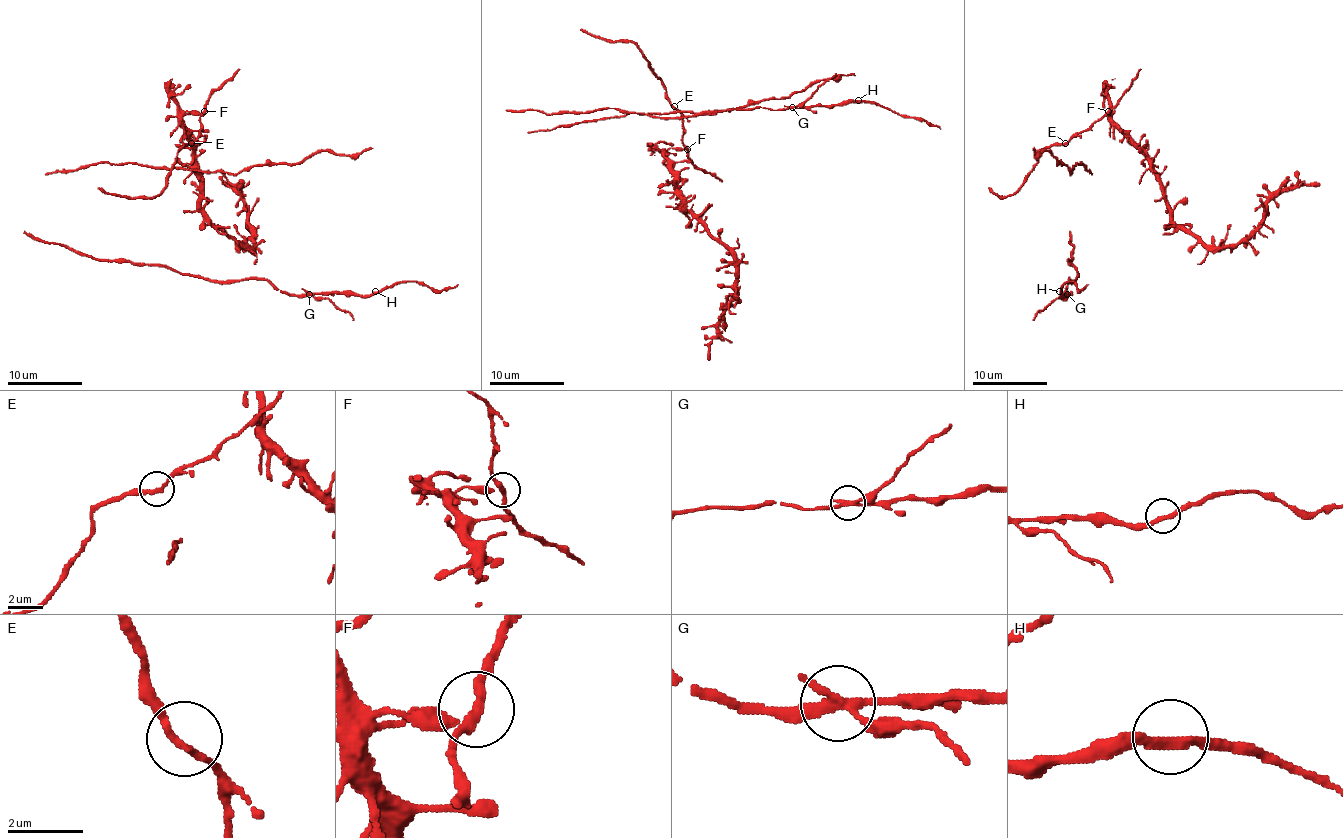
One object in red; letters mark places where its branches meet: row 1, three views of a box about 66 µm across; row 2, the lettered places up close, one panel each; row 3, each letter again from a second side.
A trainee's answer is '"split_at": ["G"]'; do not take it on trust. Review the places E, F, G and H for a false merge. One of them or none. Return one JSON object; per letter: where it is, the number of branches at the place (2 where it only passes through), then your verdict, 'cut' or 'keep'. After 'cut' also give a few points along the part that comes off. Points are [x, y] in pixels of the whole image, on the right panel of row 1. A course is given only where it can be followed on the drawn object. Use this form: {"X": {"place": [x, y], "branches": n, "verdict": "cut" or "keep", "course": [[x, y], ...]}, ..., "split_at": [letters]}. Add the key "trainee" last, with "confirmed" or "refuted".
{"E": {"place": [1065, 143], "branches": 2, "verdict": "keep"}, "F": {"place": [1108, 111], "branches": 3, "verdict": "keep"}, "G": {"place": [1067, 294], "branches": 3, "verdict": "cut", "course": [[1067, 293], [1056, 297], [1033, 320]]}, "H": {"place": [1059, 291], "branches": 2, "verdict": "keep"}, "split_at": ["G"], "trainee": "confirmed"}

